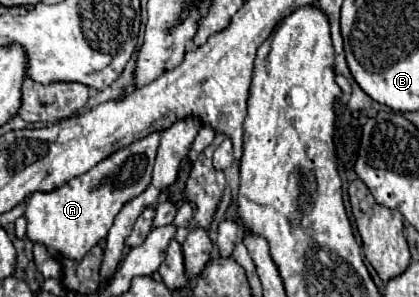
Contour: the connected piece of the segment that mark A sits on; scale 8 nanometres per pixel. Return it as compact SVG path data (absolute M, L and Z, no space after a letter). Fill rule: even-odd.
M161 131L149 133L147 137L133 141L131 145L105 157L87 173L69 179L61 187L55 187L49 193L33 193L27 199L25 209L27 237L35 243L45 243L51 255L61 253L69 259L83 259L93 245L101 243L107 237L107 231L121 207L149 185L159 139Z

